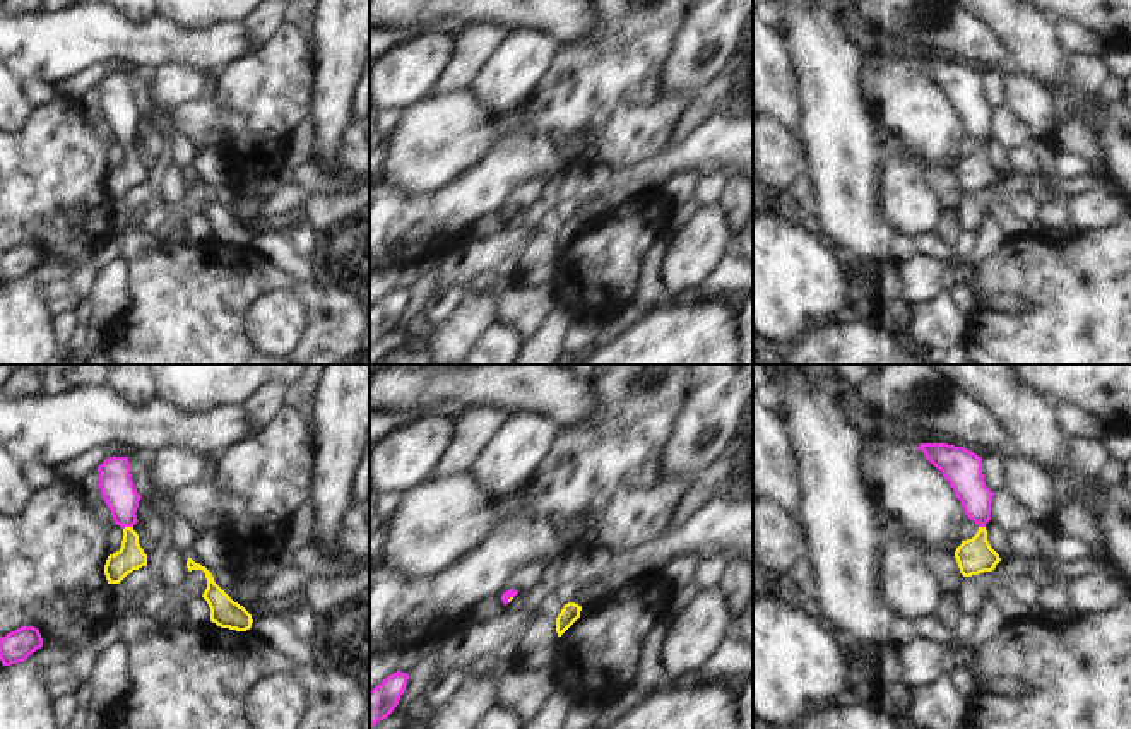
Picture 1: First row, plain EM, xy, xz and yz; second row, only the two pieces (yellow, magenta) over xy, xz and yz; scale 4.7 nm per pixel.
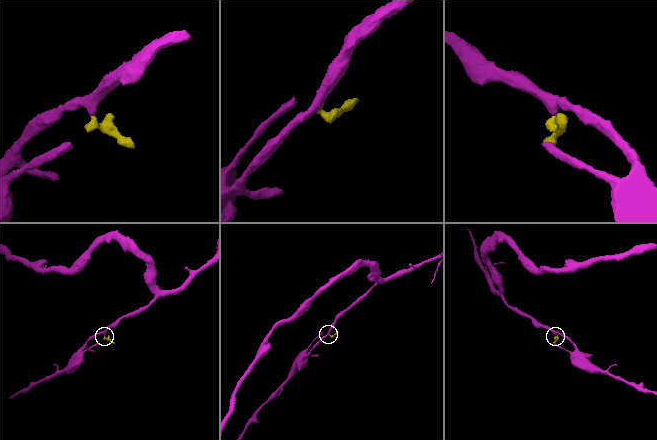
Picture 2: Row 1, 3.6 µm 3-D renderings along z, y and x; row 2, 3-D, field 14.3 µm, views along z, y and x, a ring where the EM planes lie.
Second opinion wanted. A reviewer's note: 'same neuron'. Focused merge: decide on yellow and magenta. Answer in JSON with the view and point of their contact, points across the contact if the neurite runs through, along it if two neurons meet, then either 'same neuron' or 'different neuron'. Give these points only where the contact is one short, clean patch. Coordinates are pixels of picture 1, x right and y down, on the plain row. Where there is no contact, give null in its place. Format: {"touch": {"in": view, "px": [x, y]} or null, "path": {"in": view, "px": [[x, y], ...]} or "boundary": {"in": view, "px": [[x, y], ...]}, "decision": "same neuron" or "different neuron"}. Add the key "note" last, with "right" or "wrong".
{"touch": {"in": "xy", "px": [127, 144]}, "path": {"in": "xy", "px": [[130, 173], [127, 144], [124, 118], [115, 98]]}, "decision": "same neuron", "note": "right"}

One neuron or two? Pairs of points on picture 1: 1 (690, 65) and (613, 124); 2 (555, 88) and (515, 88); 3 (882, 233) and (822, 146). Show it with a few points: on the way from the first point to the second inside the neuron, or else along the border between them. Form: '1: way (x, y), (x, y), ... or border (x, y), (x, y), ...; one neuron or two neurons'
1: border (673, 45), (664, 88), (695, 94); two neurons
2: border (556, 52), (532, 98), (519, 110); two neurons
3: way (859, 211), (852, 204), (844, 168); one neuron

